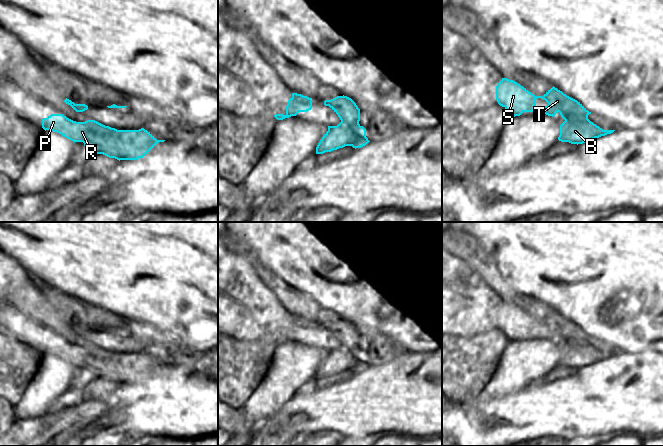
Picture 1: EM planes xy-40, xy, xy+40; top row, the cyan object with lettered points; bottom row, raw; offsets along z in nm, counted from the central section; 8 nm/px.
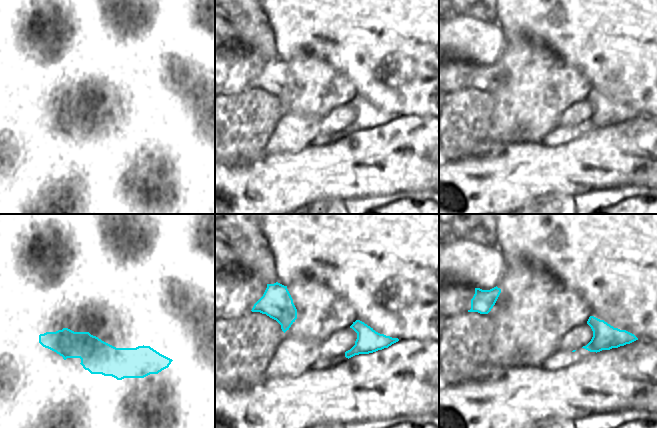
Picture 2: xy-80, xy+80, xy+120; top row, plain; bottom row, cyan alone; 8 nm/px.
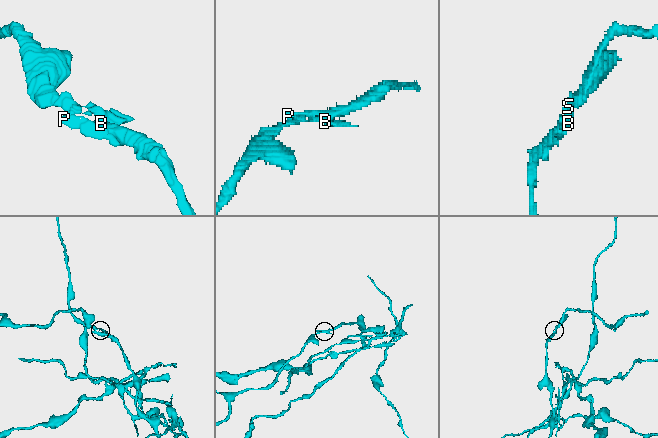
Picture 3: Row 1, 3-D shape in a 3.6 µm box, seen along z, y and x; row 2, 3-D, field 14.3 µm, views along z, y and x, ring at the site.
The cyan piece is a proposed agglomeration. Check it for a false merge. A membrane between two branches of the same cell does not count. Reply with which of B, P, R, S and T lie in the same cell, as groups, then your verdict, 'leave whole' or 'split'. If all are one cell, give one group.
B S T / P R; split

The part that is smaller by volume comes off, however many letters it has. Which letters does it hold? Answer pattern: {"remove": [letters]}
{"remove": ["P", "R"]}

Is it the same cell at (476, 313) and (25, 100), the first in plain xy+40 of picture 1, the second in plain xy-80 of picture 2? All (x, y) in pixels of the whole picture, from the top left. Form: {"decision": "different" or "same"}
{"decision": "same"}

